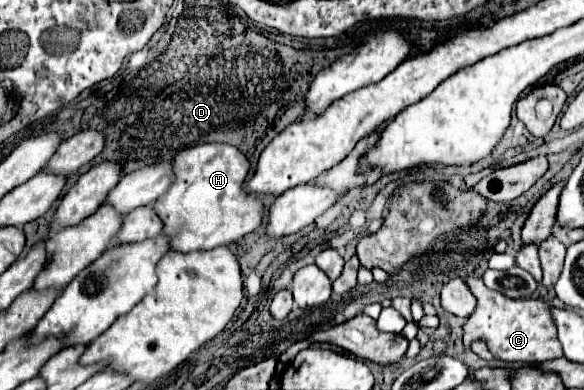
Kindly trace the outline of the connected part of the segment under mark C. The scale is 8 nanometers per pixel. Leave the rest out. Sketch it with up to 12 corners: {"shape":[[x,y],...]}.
{"shape":[[467,276],[477,298],[465,348],[505,362],[563,356],[547,302],[511,300]]}

